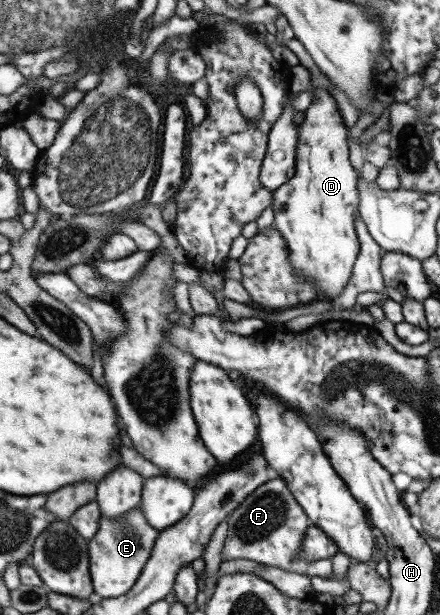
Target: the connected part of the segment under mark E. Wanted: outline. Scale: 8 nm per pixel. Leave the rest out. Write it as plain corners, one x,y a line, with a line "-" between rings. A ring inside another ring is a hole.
140,508
128,510
122,518
106,518
100,514
98,530
87,540
87,560
93,597
116,598
120,594
126,594
139,577
157,536
158,530
154,530
144,520

